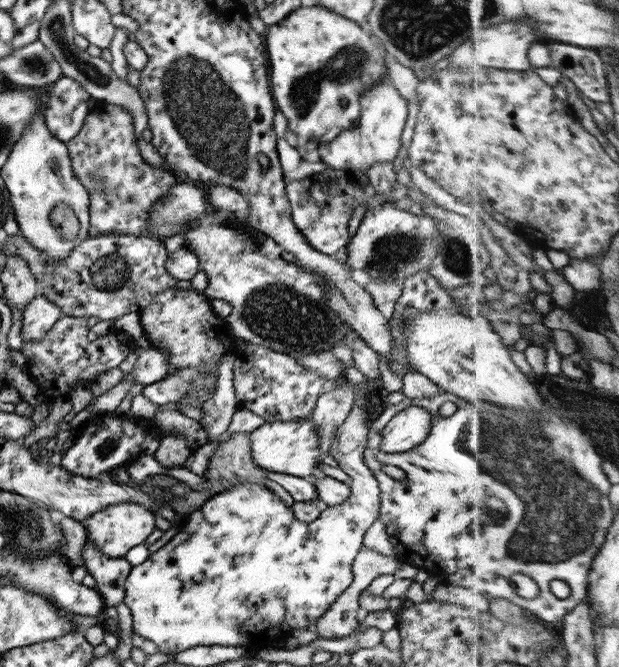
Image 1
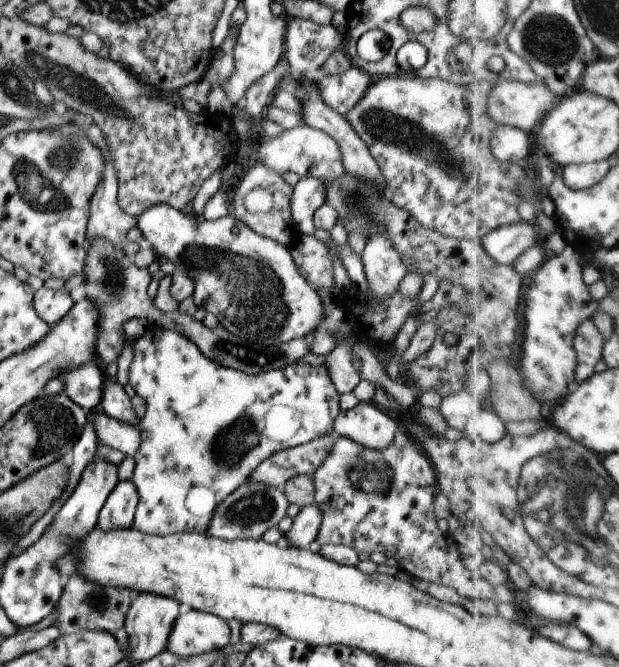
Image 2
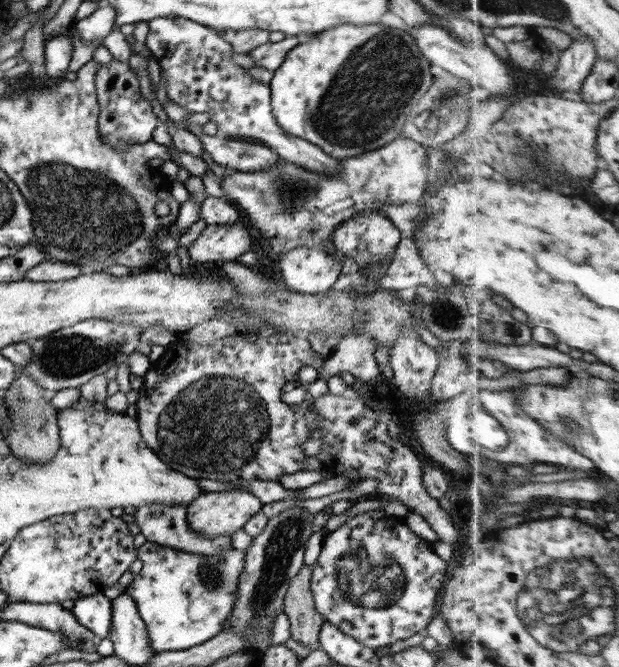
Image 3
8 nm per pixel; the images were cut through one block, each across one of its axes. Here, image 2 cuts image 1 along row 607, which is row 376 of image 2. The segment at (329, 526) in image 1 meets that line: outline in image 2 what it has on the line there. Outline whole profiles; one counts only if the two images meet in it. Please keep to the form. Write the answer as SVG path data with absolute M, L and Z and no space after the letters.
M151 323L146 327L145 332L131 343L131 346L133 359L131 364L129 364L129 370L127 370L127 382L133 388L134 394L143 398L143 402L145 402L145 413L139 419L137 426L140 430L139 448L132 456L134 464L130 480L133 482L138 496L132 527L139 529L145 534L163 536L173 533L205 533L217 504L240 484L247 481L251 472L261 461L269 458L274 452L299 446L300 444L321 438L321 436L327 436L329 432L333 431L333 419L340 411L340 394L335 392L333 383L329 380L329 376L327 376L327 368L323 365L313 367L306 363L303 364L303 362L295 361L293 364L280 369L268 369L267 372L250 375L234 368L221 366L205 358L195 344L193 344L193 341L190 341L178 332L161 328Z

